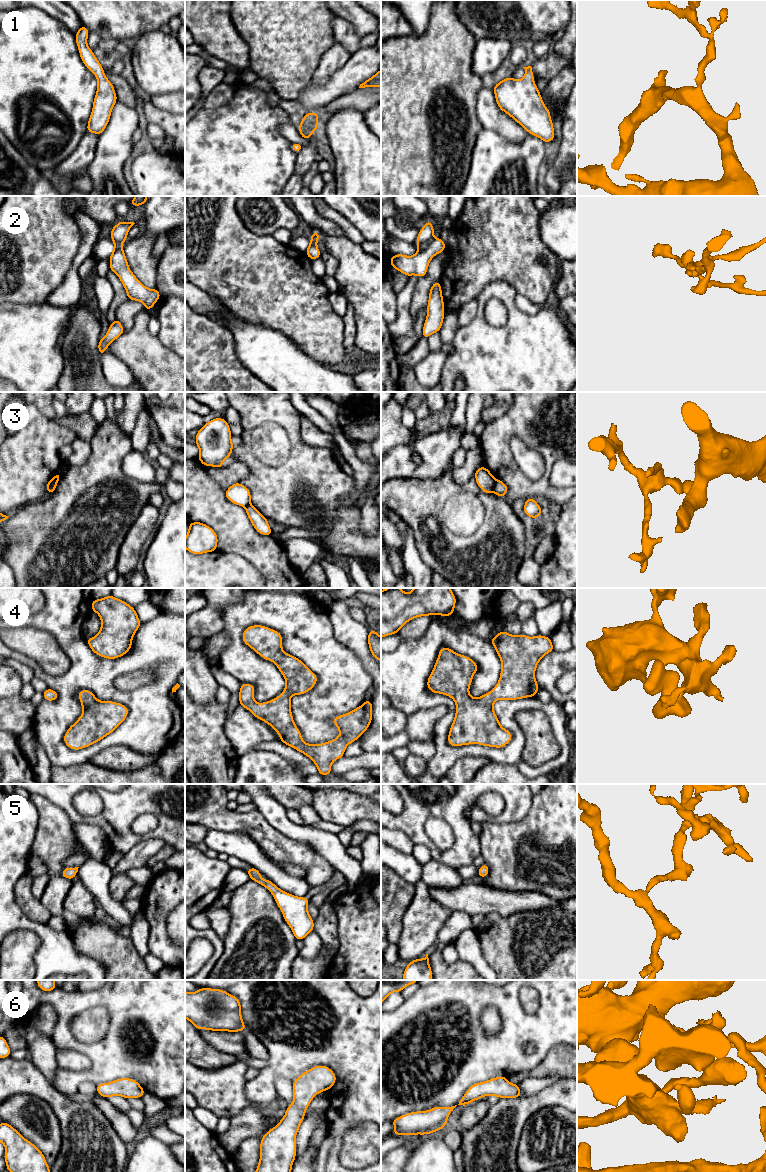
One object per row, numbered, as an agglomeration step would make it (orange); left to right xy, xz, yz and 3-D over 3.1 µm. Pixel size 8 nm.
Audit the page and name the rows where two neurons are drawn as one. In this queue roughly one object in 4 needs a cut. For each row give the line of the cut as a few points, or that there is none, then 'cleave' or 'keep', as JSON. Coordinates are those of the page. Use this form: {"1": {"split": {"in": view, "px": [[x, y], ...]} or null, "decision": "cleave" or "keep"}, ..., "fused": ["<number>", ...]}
{"1": {"split": null, "decision": "keep"}, "2": {"split": null, "decision": "keep"}, "3": {"split": {"in": "yz", "px": [[495, 479], [495, 489], [493, 491]]}, "decision": "cleave"}, "4": {"split": null, "decision": "keep"}, "5": {"split": null, "decision": "keep"}, "6": {"split": null, "decision": "keep"}, "fused": ["3"]}

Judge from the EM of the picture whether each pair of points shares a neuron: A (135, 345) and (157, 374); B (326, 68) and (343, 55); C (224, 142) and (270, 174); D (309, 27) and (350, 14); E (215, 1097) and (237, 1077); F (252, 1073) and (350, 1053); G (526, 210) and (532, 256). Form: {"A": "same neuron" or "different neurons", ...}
{"A": "same neuron", "B": "same neuron", "C": "same neuron", "D": "different neurons", "E": "same neuron", "F": "different neurons", "G": "same neuron"}

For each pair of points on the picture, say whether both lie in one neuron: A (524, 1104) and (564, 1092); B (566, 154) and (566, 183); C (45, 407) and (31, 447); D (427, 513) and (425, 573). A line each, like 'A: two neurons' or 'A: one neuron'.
A: one neuron
B: two neurons
C: two neurons
D: two neurons

